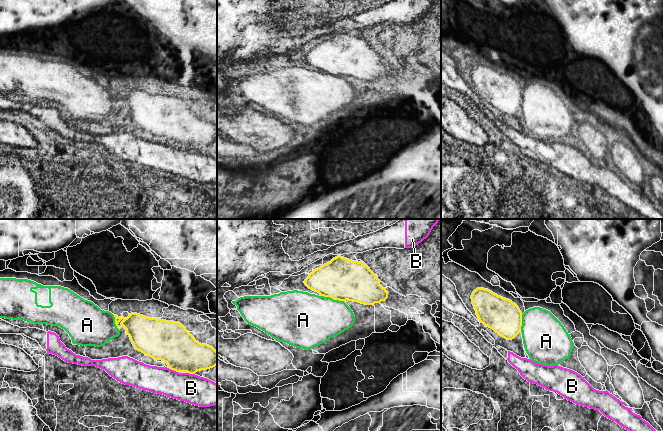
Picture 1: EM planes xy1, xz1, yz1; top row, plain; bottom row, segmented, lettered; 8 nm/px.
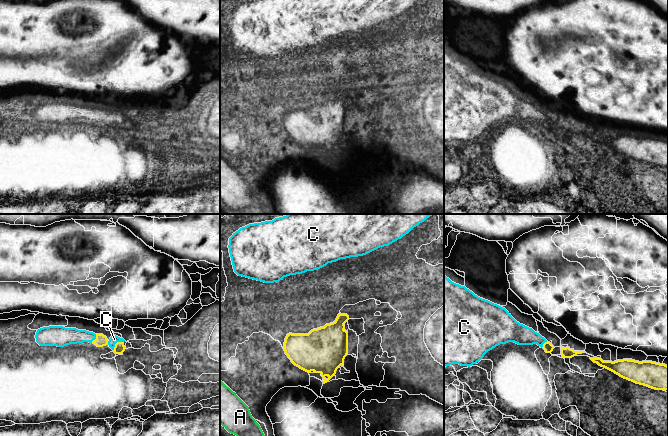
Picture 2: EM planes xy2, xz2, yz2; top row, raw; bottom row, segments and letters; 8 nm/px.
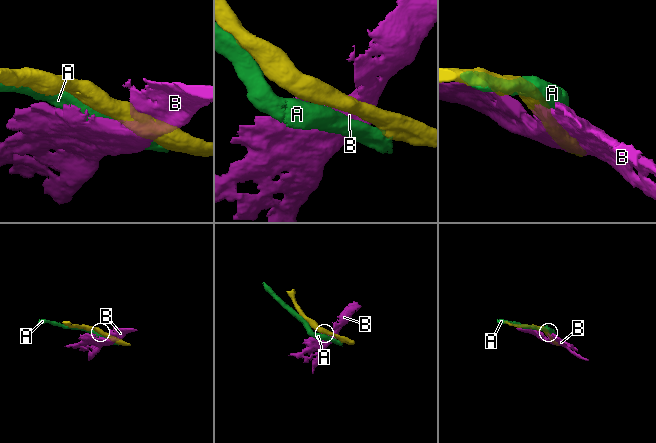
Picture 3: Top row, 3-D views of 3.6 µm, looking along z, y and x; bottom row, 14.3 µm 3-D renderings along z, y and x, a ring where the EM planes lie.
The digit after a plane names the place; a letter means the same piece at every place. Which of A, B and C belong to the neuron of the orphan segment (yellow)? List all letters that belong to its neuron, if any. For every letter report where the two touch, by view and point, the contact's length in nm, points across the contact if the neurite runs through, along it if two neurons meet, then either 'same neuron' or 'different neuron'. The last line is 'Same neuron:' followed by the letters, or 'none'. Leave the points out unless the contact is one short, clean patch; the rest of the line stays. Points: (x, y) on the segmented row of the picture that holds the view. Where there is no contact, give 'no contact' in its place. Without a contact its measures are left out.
A: meets yellow in xz1 at (332, 298); contact 190 nm long; different neuron
B: meets yellow in xy1 at (174, 370); contact 80 nm long; border along xy1 (170, 368), (178, 372); different neuron
C: meets yellow in xy2 at (116, 343); contact 120 nm long; same neuron
Same neuron: C

